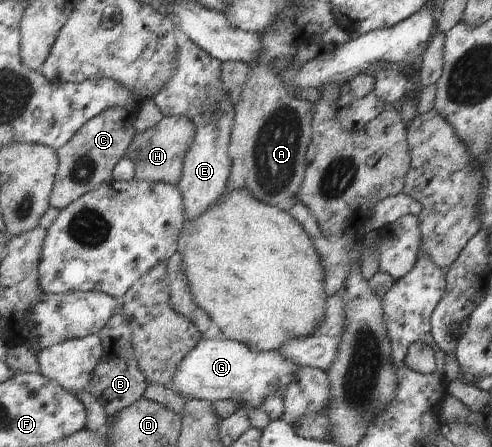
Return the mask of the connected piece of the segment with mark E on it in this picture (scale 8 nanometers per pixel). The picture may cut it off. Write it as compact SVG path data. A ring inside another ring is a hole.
M188 39L176 52L176 69L172 80L168 80L153 99L164 115L186 116L188 120L196 120L196 144L192 144L192 152L184 156L184 180L176 184L182 194L182 210L186 220L198 218L202 212L219 203L220 196L227 190L231 174L232 162L228 148L235 108L224 89L222 70L223 63L220 60Z

